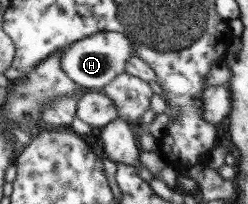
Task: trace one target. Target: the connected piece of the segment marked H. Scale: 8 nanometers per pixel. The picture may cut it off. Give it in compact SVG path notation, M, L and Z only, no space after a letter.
M99 32L72 43L59 58L59 69L72 83L84 90L104 87L116 75L124 73L125 63L134 57L132 46L126 37L115 32Z

